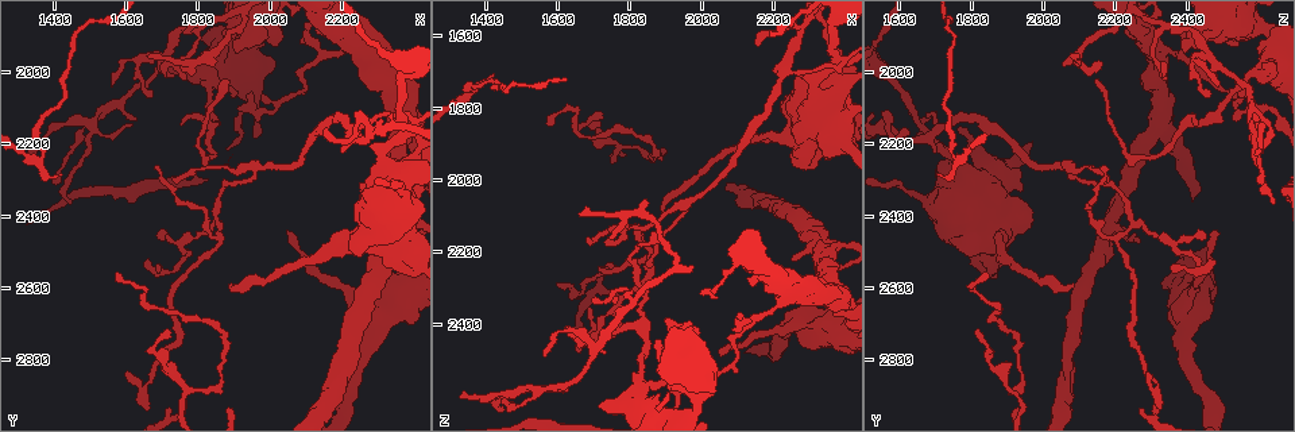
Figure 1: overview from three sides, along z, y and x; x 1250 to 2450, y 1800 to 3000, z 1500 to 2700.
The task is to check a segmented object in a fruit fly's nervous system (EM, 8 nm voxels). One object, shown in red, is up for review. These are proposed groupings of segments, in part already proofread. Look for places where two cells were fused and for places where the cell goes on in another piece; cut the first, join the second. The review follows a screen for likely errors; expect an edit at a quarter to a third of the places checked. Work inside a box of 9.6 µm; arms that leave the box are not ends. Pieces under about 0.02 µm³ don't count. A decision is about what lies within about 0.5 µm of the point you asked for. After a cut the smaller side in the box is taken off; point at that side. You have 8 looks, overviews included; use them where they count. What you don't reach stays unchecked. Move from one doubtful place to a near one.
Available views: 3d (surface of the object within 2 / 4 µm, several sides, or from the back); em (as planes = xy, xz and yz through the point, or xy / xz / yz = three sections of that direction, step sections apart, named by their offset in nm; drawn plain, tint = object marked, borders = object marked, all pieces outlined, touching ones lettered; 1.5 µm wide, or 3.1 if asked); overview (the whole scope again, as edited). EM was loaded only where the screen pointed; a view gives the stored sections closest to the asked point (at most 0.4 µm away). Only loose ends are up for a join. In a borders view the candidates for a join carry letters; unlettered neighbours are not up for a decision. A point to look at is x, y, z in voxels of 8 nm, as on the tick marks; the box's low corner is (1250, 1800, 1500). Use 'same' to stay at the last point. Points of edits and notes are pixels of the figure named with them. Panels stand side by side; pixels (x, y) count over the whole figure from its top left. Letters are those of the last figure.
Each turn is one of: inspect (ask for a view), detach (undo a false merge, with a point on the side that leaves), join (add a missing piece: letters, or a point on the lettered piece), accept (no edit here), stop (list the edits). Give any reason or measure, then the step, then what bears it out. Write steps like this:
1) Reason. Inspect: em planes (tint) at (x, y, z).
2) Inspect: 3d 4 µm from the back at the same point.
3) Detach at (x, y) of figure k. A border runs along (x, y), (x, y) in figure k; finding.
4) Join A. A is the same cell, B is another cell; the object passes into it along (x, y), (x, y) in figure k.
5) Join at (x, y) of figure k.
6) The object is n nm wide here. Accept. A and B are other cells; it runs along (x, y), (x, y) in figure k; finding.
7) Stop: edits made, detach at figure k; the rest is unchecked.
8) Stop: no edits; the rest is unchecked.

Calibre changes. Inspect: 3d 4 µm at (2320, 2220, 1740).

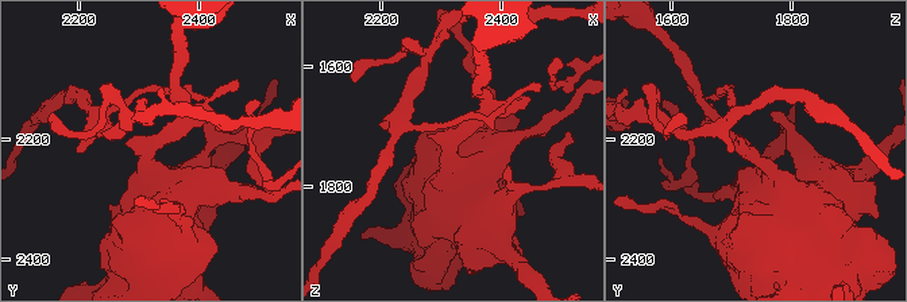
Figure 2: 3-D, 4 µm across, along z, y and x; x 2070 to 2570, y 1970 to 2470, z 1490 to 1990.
The arms are 180, 600 nm wide. Inspect: em planes (borders) at (2310, 2220, 1730).

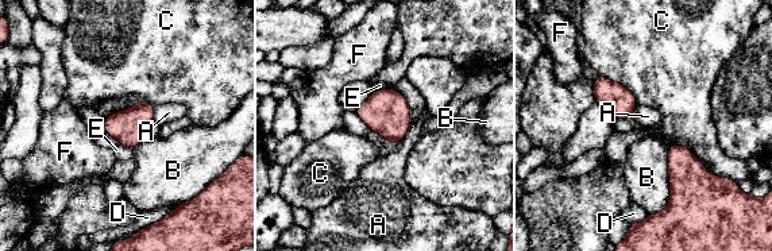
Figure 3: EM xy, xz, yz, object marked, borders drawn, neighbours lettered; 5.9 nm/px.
The object is 220 nm wide here. Accept. A, B, C, D, E and F are other cells; a border runs along (601, 74), (624, 85), (637, 104) in figure 3; continuous, no second cell.

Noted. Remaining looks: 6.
Sharp bend. Inspect: em planes (tint) at (2370, 2010, 1580).

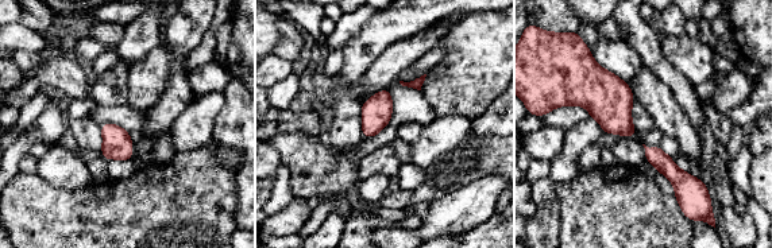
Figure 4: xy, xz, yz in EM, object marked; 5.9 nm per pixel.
Inspect: em planes (borders) at the same point.

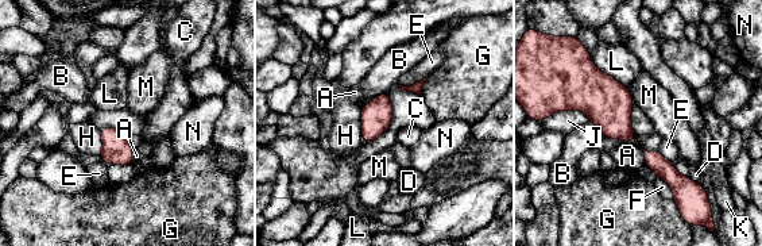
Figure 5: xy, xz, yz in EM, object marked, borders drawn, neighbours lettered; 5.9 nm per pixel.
Accept. A, B, C, D, E, F, G, H, J, K, L, M and N are other cells; a border runs along (588, 54), (600, 70), (627, 89) in figure 5; one cell here.

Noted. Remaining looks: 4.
Thin neck. Inspect: em xy step 8 (tint) at (1360, 2230, 1750).

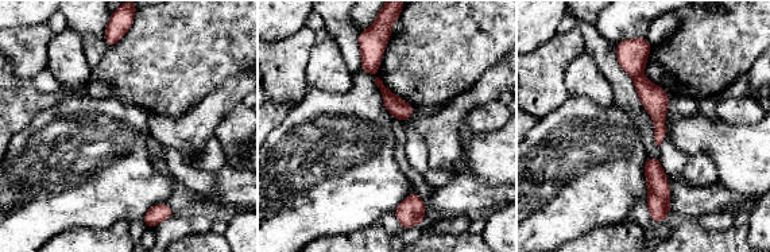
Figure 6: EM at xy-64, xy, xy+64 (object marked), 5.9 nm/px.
Cut it another way. Inspect: em planes (tint) at the same point.

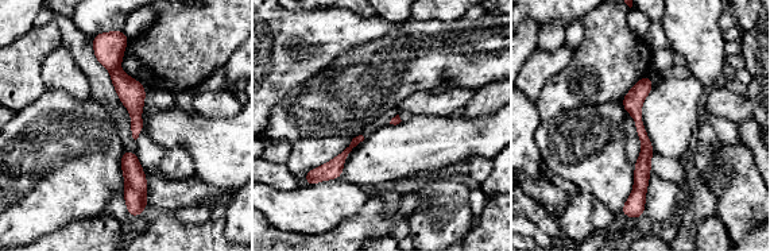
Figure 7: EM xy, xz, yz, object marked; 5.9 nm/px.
What lies round it. Inspect: em planes (borders) at the same point.

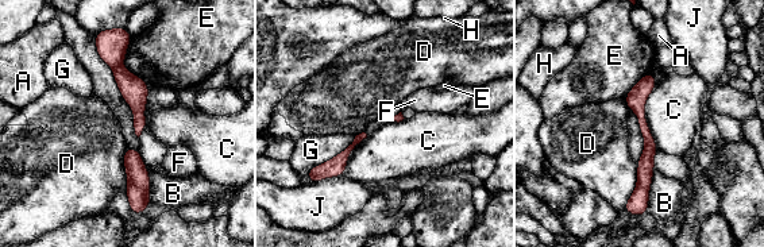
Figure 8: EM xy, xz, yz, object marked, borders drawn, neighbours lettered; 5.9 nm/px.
The object is 50 nm wide here. Detach at (134, 89) of figure 8. A, B, C, D, E, F, G, H and J are other cells; the part that leaves runs along (651, 77), (639, 95), (649, 151), (635, 200) in figure 8; a second cell is stuck on.

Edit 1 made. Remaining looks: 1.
Stop: edits made, detach at figure 8; the rest is unchecked.

